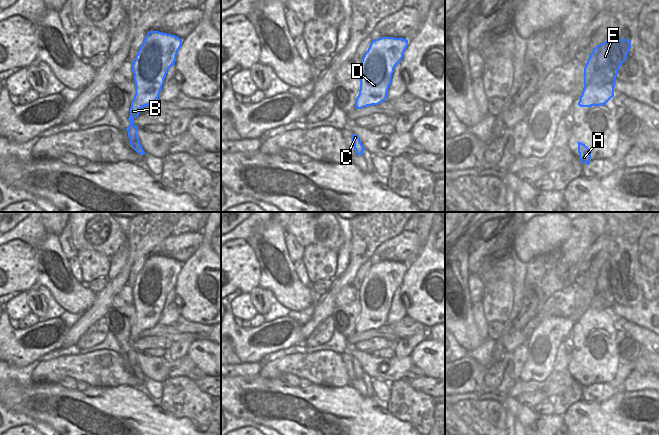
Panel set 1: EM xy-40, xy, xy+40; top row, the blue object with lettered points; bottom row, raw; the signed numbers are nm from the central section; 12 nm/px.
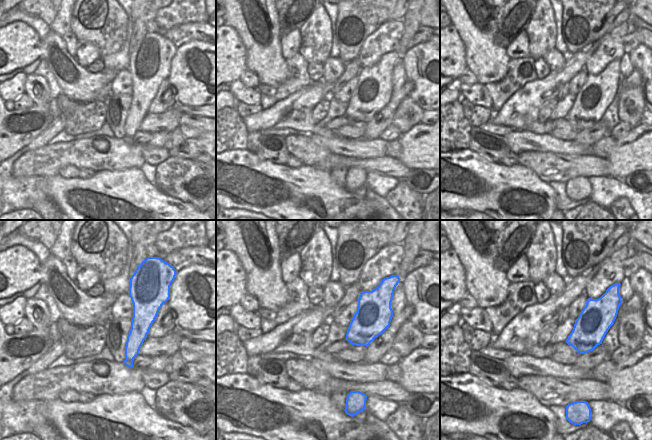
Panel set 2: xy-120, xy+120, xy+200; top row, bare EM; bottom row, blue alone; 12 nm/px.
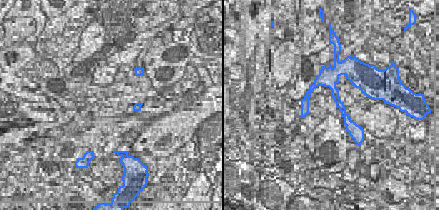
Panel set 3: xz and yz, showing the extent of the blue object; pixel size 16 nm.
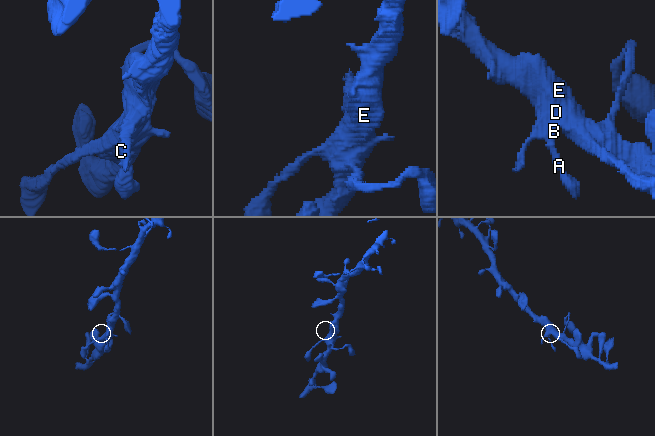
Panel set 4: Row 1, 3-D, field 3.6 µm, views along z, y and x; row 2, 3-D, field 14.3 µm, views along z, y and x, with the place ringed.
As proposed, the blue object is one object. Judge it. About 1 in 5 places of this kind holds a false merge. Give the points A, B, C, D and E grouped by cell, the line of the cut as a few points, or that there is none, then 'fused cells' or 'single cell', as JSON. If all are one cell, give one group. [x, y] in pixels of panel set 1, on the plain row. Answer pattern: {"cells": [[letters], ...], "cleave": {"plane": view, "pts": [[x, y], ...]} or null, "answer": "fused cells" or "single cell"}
{"cells": [["A", "B", "C", "D", "E"]], "cleave": null, "answer": "single cell"}

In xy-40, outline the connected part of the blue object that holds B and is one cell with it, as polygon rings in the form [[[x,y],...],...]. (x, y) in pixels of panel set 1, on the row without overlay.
[[[151,254],[147,257],[132,286],[135,319],[128,342],[130,349],[126,354],[131,371],[140,379],[144,379],[145,376],[139,366],[138,351],[133,348],[133,344],[139,339],[141,332],[158,324],[166,298],[169,292],[175,289],[176,279],[181,269],[182,263],[179,261]]]

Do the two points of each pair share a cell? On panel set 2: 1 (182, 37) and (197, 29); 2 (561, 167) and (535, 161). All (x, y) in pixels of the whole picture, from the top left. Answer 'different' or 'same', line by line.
1: same
2: same

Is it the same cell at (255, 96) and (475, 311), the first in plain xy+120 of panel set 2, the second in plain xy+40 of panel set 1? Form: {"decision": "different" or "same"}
{"decision": "same"}

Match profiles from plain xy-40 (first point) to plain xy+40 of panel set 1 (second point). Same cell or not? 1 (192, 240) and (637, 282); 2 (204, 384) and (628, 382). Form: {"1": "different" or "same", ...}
{"1": "different", "2": "same"}

